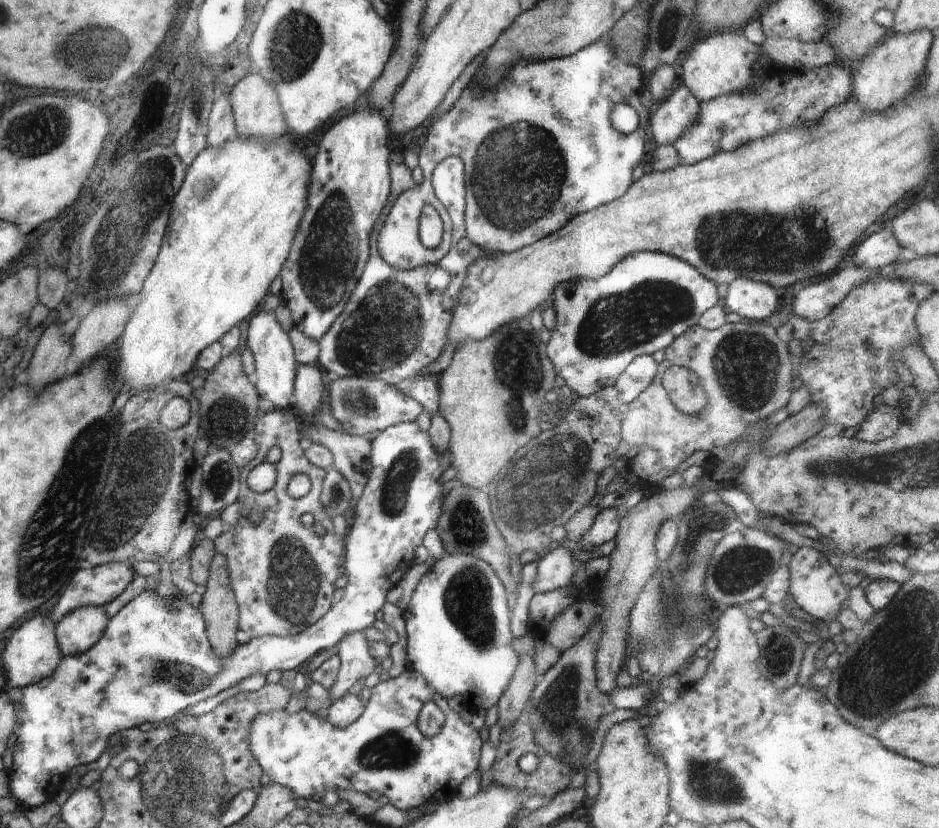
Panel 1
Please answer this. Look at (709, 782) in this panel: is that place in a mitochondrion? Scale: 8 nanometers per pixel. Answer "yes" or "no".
yes

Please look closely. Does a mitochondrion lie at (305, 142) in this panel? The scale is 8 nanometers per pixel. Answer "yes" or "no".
no

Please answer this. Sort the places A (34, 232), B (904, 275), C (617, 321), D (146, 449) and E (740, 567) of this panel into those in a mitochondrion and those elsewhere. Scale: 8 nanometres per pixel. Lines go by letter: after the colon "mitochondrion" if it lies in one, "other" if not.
A: other
B: other
C: mitochondrion
D: mitochondrion
E: mitochondrion

